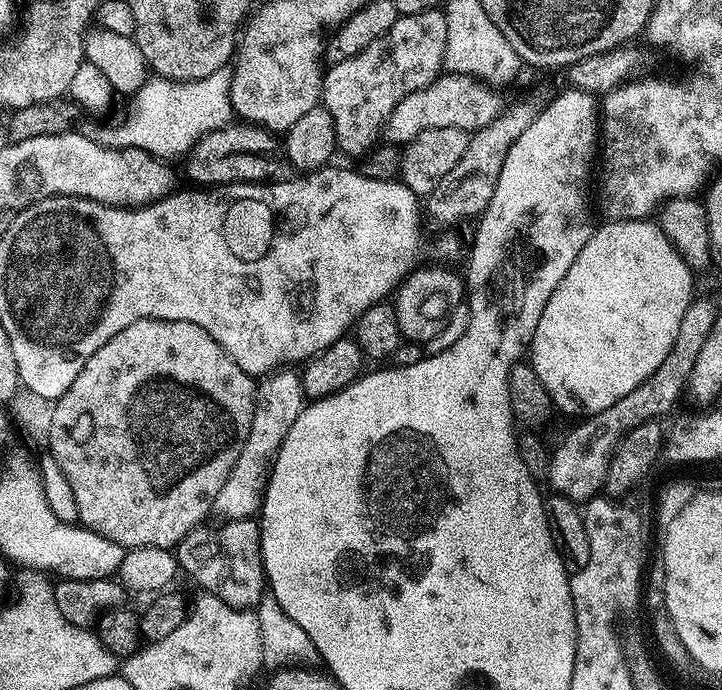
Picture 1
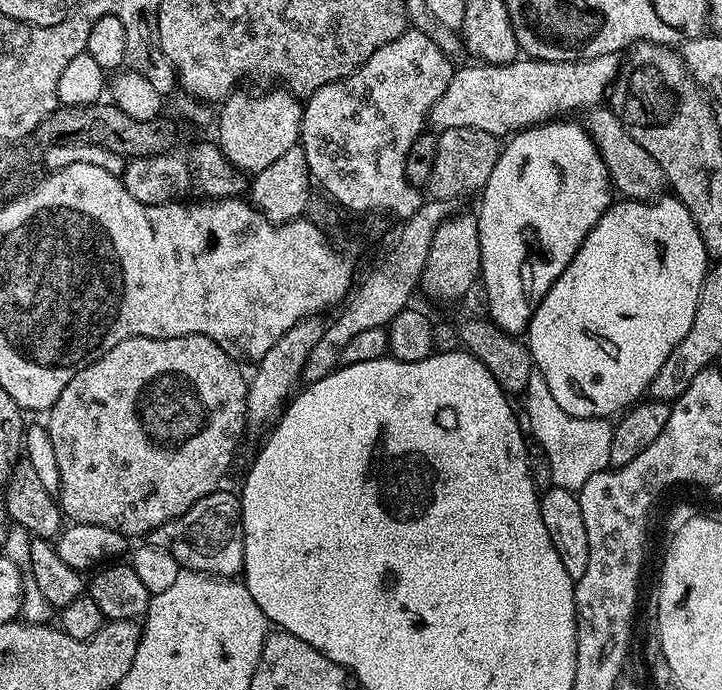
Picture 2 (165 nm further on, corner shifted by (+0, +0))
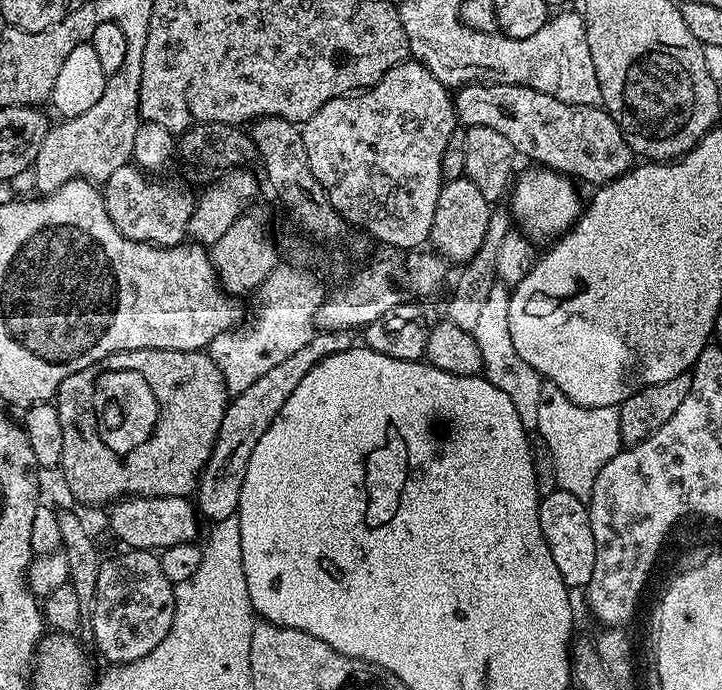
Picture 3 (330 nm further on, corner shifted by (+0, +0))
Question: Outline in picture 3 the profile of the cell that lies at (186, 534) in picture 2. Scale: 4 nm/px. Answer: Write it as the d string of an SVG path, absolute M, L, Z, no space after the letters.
M129 496L121 498L111 505L112 521L108 528L124 543L123 547L137 552L159 553L165 548L173 548L179 544L187 544L195 541L200 532L201 517L198 509L189 497L186 496Z

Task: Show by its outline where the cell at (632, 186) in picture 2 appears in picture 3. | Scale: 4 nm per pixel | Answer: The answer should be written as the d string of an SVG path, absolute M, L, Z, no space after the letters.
M473 82L465 84L455 93L457 121L465 129L489 128L498 130L506 142L510 142L513 153L517 157L525 156L532 160L533 165L550 168L554 172L563 172L569 178L577 181L585 180L591 186L609 184L628 169L633 167L634 153L626 138L620 133L620 127L614 118L603 107L590 104L567 104L558 98L550 98L550 94L542 94L542 90L534 90L517 84L490 84L487 82Z

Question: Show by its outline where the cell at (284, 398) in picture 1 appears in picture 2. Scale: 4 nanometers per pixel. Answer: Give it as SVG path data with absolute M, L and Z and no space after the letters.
M309 318L290 326L290 330L286 330L286 334L282 334L282 338L278 338L255 365L256 373L253 376L251 373L248 380L248 420L251 423L271 425L280 419L294 389L301 383L304 365L314 346L318 346L318 338L322 338L326 327L325 321L322 321L320 318Z

